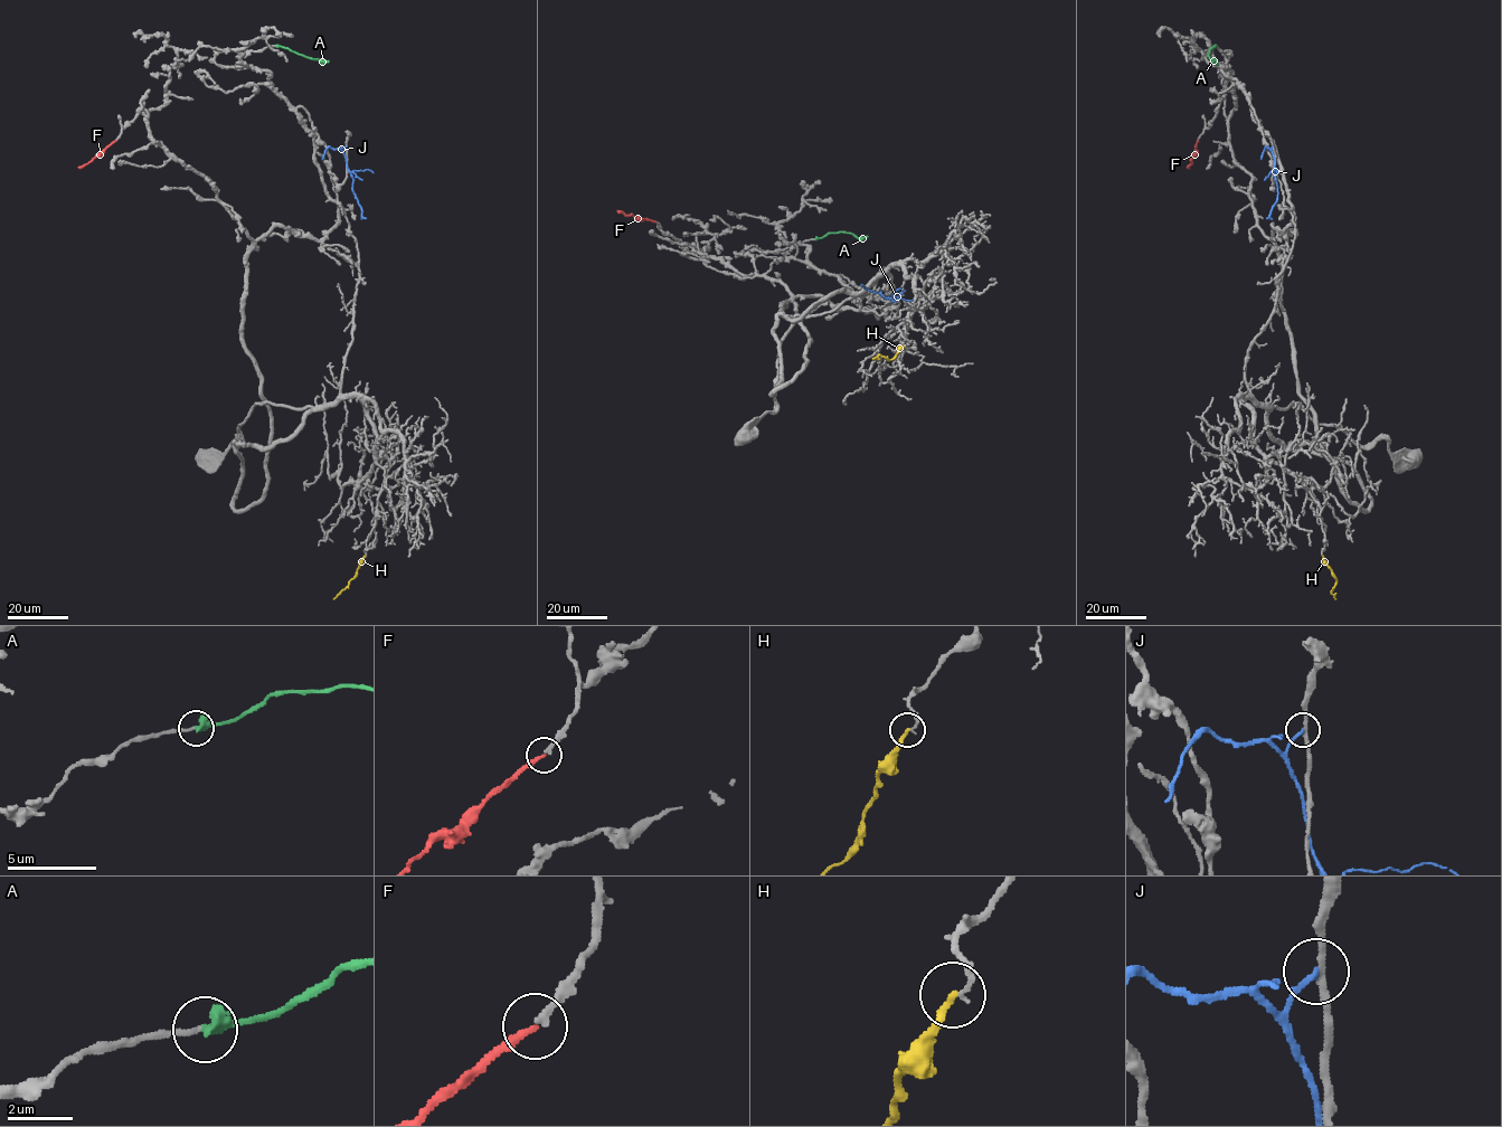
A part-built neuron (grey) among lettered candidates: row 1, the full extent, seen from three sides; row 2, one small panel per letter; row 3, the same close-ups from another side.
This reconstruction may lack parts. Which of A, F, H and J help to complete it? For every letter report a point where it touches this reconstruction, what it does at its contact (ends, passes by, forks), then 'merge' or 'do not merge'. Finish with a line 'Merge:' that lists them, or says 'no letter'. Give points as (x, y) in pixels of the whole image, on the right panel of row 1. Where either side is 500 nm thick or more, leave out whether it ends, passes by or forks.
A: (1216, 46) | merge
F: (1198, 140) | it ends | merge
H: (1322, 556) | it ends | do not merge
J: (1272, 147) | it ends | do not merge
Merge: A, F

